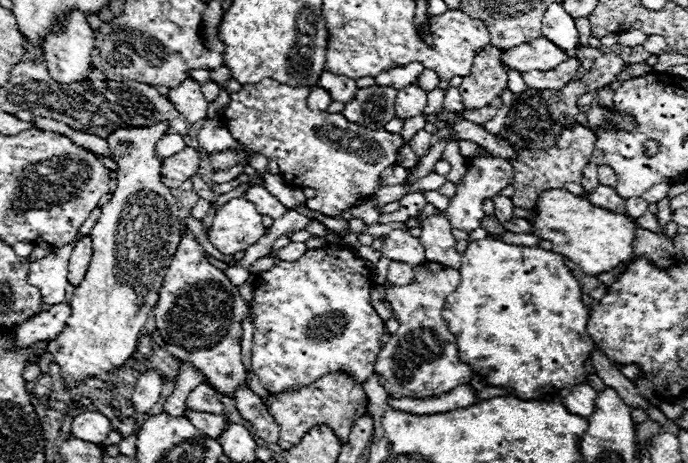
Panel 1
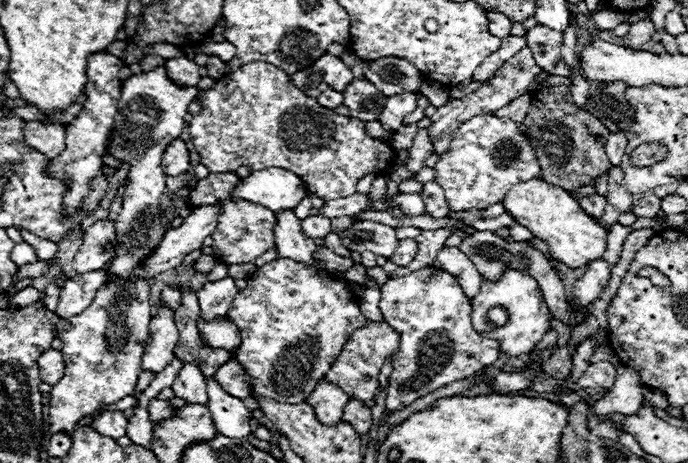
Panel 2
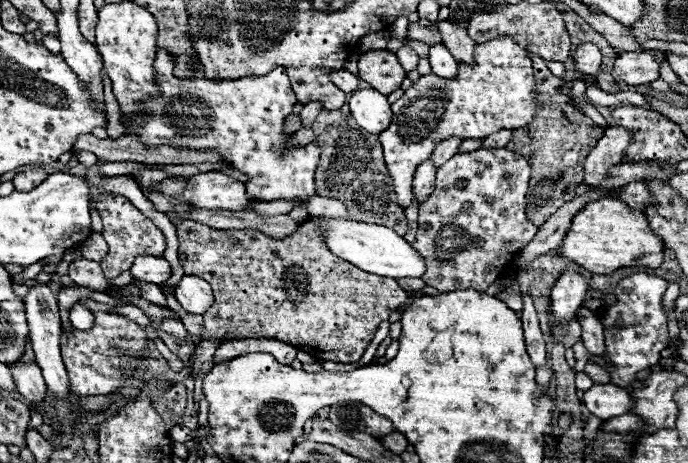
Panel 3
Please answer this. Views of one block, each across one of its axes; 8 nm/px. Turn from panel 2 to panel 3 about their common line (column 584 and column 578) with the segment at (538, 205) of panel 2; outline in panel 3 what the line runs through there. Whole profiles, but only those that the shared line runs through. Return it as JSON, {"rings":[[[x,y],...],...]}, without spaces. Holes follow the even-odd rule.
{"rings":[[[602,198],[586,204],[586,208],[574,216],[560,252],[566,262],[574,262],[594,274],[612,274],[618,268],[630,266],[658,268],[664,262],[662,238],[652,232],[644,212],[614,198]]]}

